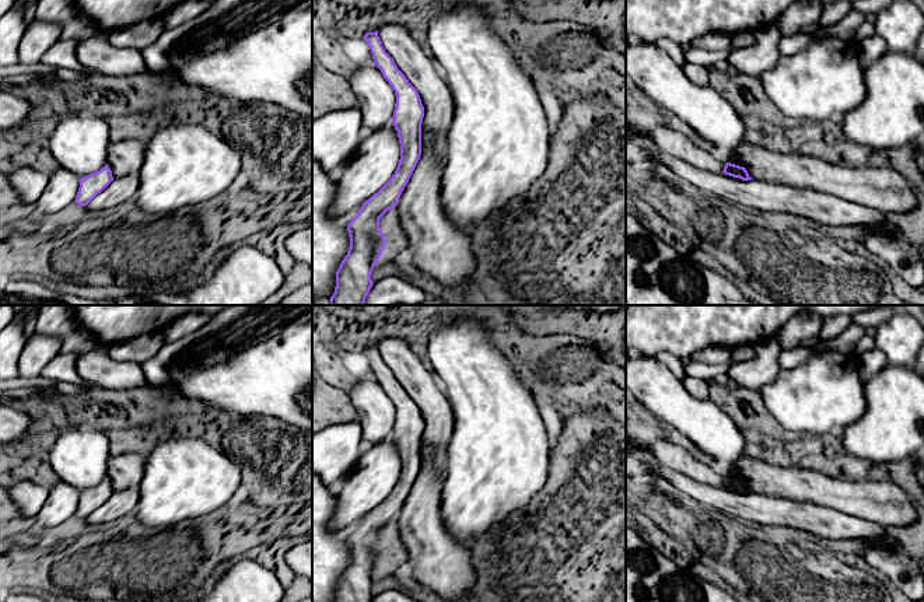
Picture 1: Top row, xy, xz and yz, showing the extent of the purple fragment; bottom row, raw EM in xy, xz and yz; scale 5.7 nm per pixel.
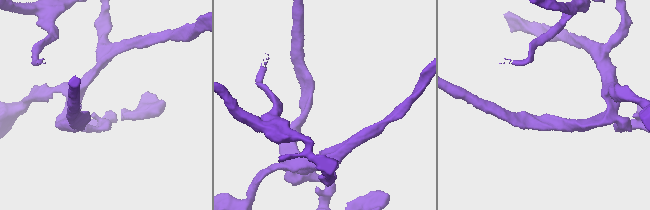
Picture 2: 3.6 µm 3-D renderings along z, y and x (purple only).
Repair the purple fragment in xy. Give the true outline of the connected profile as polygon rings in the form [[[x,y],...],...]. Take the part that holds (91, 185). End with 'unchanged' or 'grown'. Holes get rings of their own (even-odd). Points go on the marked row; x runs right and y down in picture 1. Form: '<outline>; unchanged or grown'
[[[106,165],[99,171],[80,178],[76,203],[92,211],[106,211],[136,196],[139,175],[113,178]]]; grown

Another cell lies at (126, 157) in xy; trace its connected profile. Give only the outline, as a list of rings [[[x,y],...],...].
[[[122,140],[108,148],[106,165],[113,178],[139,174],[144,162],[144,143],[139,140]]]

